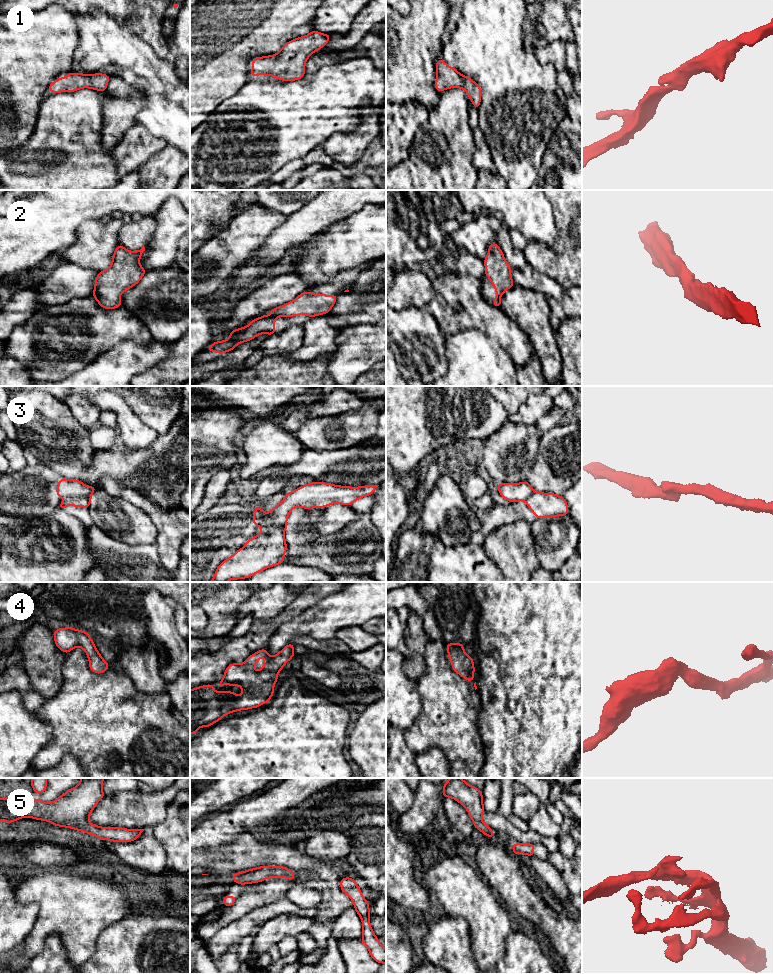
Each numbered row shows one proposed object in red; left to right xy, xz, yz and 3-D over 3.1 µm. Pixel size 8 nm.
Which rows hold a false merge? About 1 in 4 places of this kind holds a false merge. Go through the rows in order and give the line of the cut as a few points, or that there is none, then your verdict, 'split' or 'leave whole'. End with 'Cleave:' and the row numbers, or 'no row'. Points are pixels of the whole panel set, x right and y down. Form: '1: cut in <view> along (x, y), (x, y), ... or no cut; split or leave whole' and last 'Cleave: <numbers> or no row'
1: no cut; leave whole
2: no cut; leave whole
3: cut in xy along (90, 498), (70, 497), (68, 499); split
4: no cut; leave whole
5: no cut; leave whole
Cleave: 3

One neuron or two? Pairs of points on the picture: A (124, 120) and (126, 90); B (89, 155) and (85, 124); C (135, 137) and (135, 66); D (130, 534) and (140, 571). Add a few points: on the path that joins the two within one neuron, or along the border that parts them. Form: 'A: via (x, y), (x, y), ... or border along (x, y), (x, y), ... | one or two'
A: via (124, 113), (125, 97) | one
B: via (85, 147), (85, 132) | one
C: border along (135, 125), (144, 127), (156, 137) | two
D: border along (111, 536), (130, 544), (154, 543) | two

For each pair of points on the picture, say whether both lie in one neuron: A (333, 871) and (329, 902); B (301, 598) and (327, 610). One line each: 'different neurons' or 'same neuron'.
A: same neuron
B: different neurons

